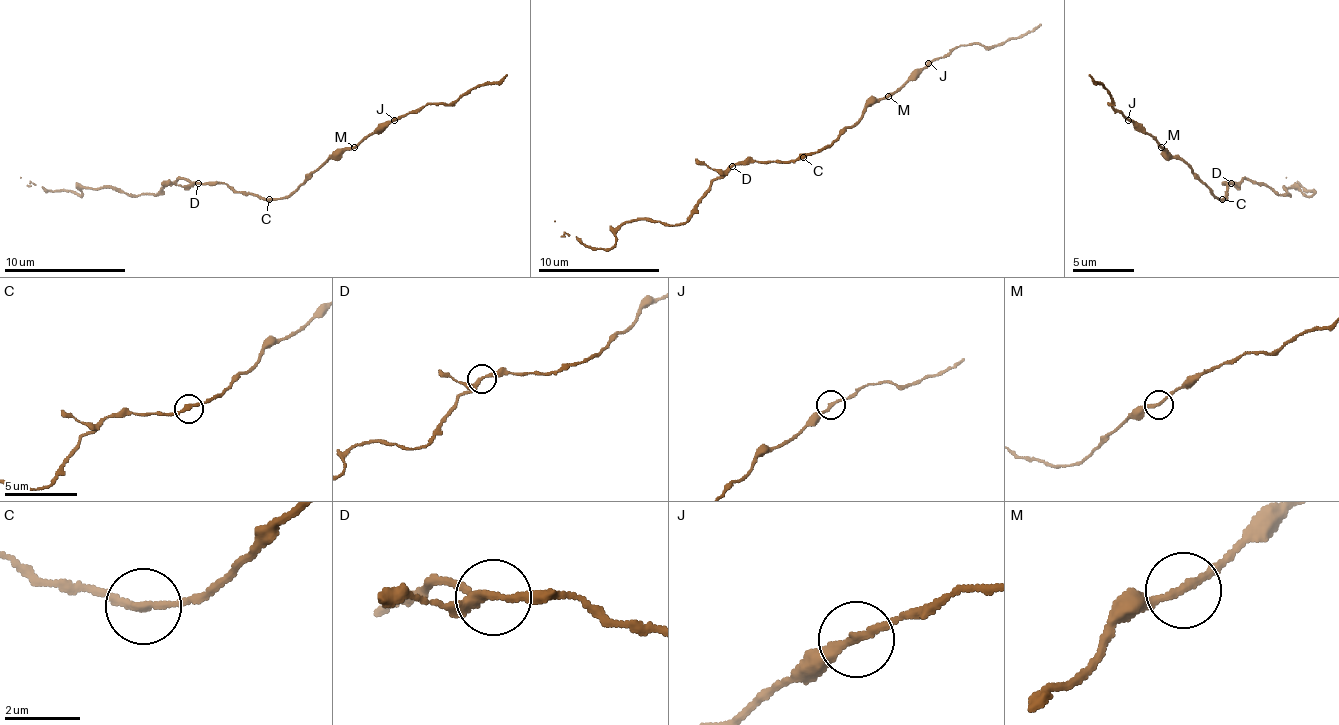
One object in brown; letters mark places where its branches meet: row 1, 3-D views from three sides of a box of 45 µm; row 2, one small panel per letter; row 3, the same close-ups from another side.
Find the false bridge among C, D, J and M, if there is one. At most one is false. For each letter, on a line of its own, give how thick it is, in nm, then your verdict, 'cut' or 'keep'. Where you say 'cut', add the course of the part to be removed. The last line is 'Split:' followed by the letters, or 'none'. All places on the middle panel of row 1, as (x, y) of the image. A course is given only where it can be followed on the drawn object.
C: 200 nm | keep
D: 200 nm | keep
J: 190 nm | keep
M: 200 nm | keep
Split: none

